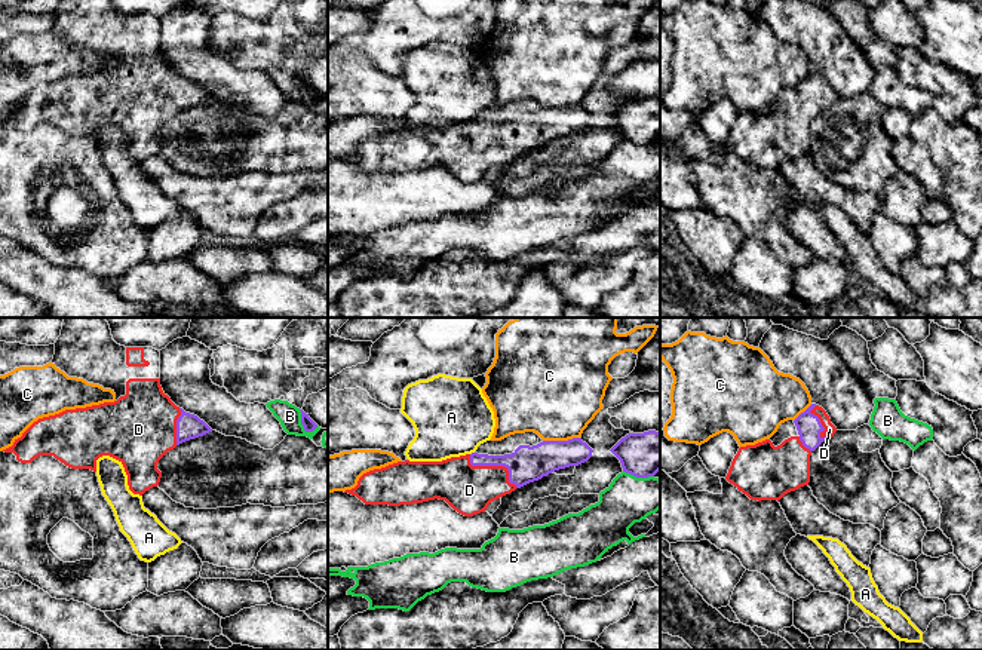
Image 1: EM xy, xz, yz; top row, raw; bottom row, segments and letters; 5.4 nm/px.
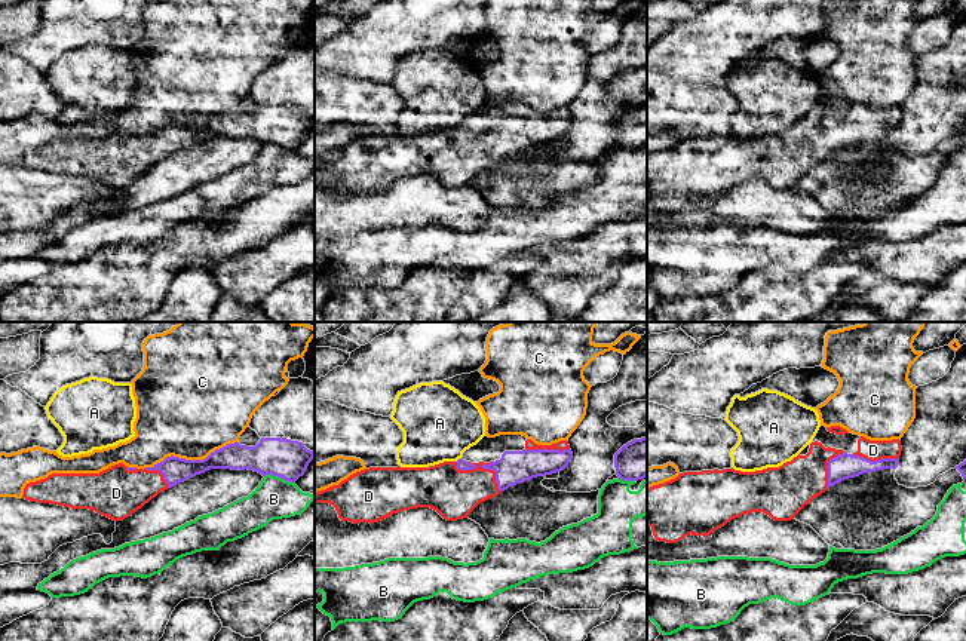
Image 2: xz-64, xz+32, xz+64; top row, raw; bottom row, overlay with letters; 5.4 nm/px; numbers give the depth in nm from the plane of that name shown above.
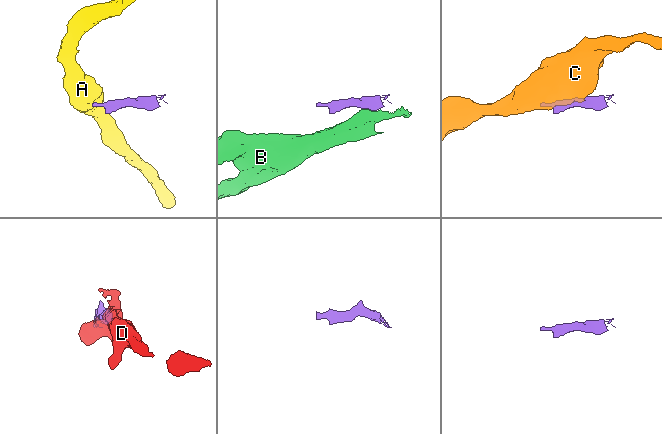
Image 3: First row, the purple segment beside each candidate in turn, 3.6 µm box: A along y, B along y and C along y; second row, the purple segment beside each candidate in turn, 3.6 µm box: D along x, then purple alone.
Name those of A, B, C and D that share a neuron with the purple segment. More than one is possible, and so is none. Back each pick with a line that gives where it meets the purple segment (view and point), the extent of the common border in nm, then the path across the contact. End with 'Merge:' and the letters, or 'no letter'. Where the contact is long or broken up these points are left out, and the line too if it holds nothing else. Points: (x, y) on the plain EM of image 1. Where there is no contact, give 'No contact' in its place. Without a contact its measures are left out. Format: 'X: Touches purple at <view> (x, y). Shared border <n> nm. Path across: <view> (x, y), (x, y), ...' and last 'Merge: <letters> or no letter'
D: Touches purple at xz (494, 132). Shared border 320 nm
Merge: D

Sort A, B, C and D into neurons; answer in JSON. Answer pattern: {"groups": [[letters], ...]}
{"groups": [["A"], ["B"], ["C"], ["D"]]}

